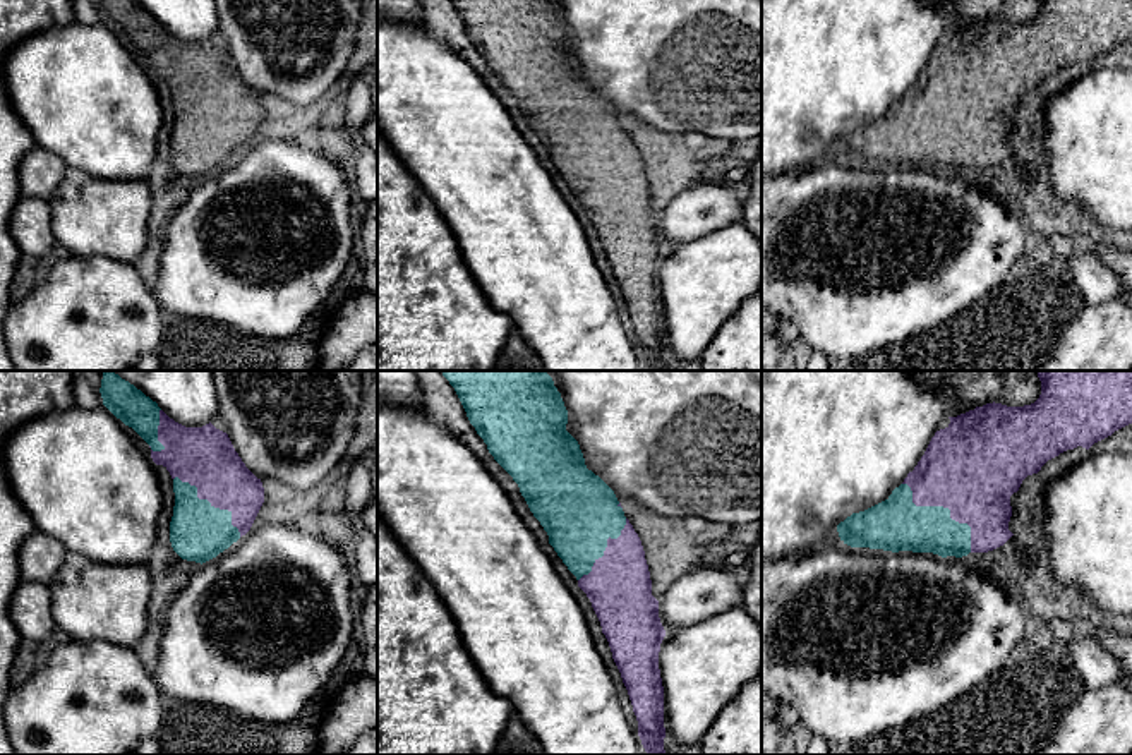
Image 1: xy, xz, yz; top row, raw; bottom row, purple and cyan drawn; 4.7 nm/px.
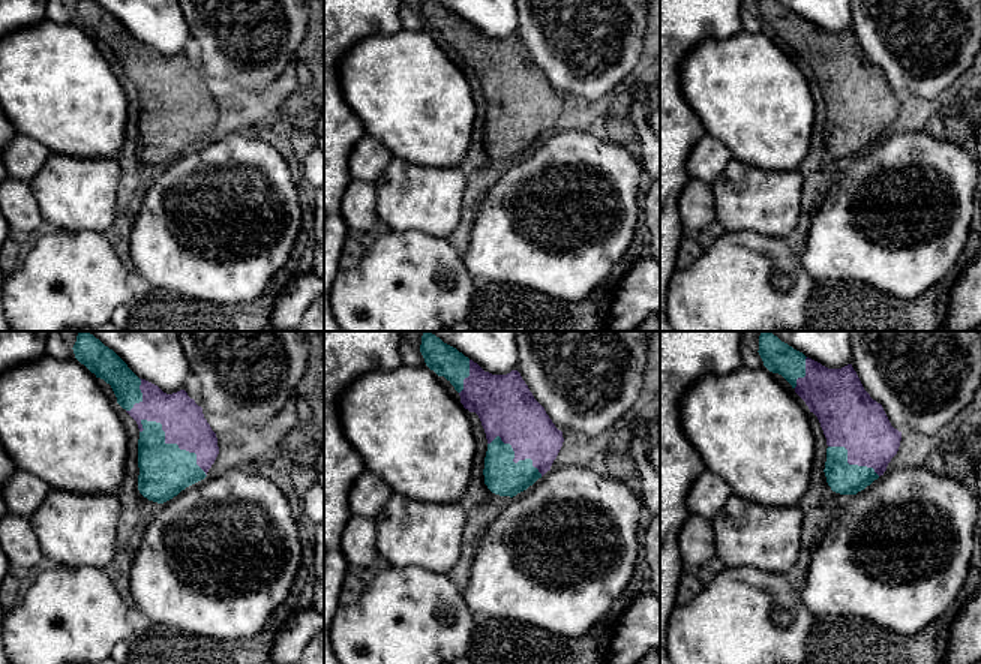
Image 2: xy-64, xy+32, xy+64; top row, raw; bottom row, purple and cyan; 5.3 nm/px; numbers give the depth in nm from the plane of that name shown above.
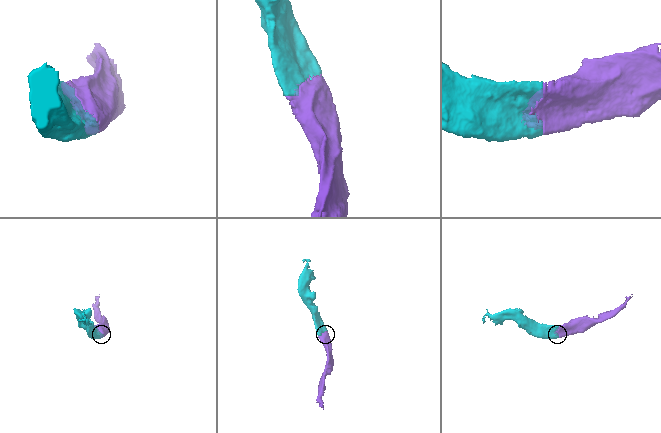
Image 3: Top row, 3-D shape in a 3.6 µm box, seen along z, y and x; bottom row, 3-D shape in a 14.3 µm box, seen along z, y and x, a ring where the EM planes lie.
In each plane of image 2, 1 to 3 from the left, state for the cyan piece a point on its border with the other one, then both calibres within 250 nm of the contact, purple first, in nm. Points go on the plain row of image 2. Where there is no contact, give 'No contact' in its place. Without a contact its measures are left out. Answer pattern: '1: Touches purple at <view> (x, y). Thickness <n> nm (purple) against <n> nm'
1: Touches purple at xy-64 (173, 107). Thickness 220 nm (purple) against 280 nm
2: Touches purple at xy+32 (513, 123). Thickness 280 nm (purple) against 200 nm
3: Touches purple at xy+64 (849, 128). Thickness 320 nm (purple) against 170 nm

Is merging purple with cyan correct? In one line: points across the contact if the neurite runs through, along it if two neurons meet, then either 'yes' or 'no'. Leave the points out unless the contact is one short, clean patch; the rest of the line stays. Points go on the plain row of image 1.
yes

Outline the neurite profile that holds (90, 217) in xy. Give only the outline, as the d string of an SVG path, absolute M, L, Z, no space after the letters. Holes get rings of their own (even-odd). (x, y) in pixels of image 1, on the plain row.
M69 168L58 189L48 199L55 244L65 254L81 257L106 256L134 264L148 242L151 201L148 178L99 178Z

